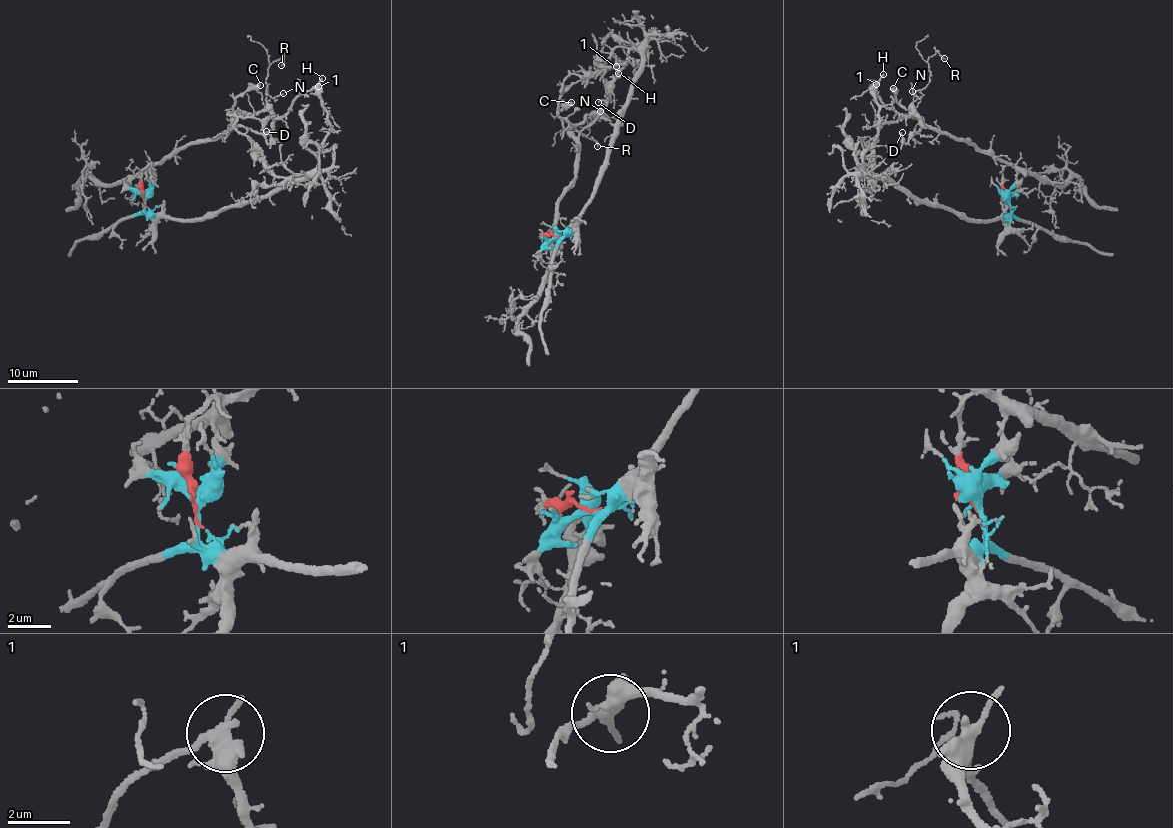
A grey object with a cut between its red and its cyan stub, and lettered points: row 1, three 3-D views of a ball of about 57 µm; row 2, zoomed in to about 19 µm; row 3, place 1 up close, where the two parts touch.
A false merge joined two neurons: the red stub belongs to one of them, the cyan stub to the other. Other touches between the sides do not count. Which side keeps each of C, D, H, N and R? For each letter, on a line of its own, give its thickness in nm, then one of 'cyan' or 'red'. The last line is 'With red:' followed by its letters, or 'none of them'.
C: 400 nm thick; red
D: 140 nm thick; red
H: 150 nm thick; cyan
N: 100 nm thick; red
R: 120 nm thick; red
With red: C, D, N, R

